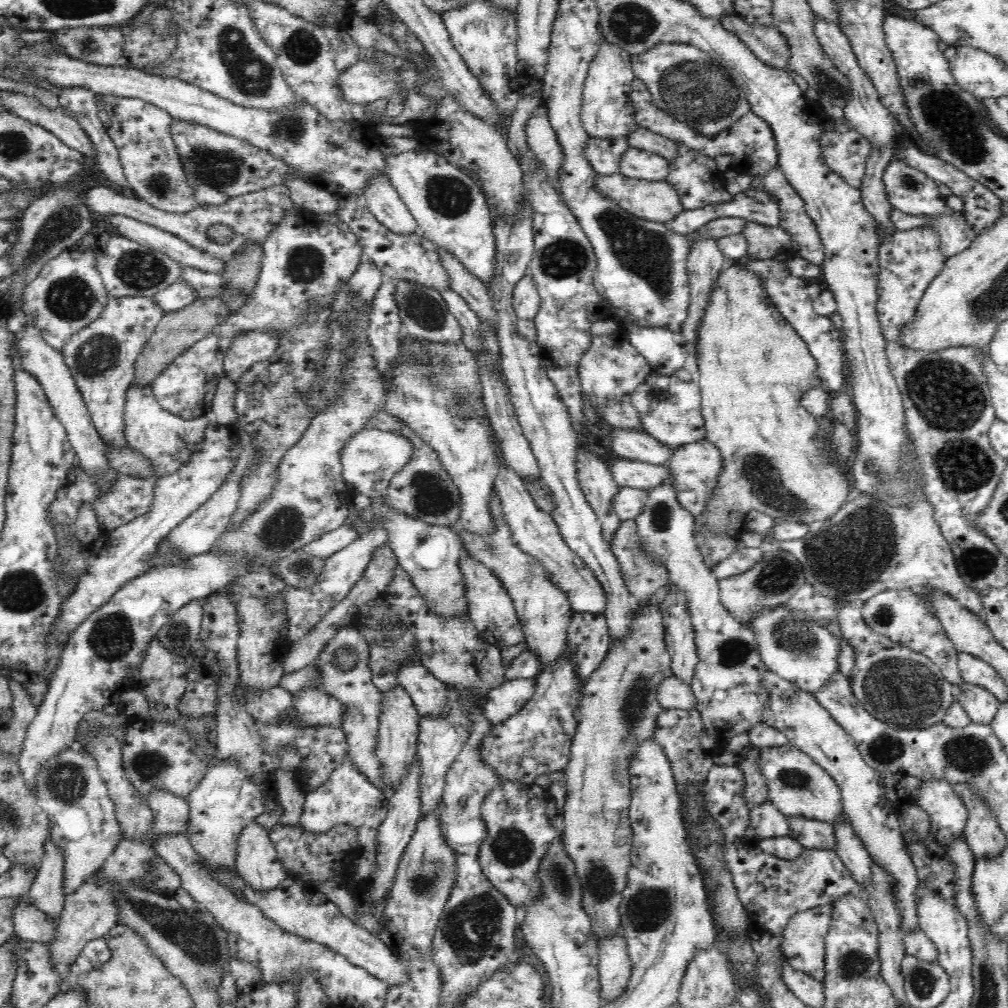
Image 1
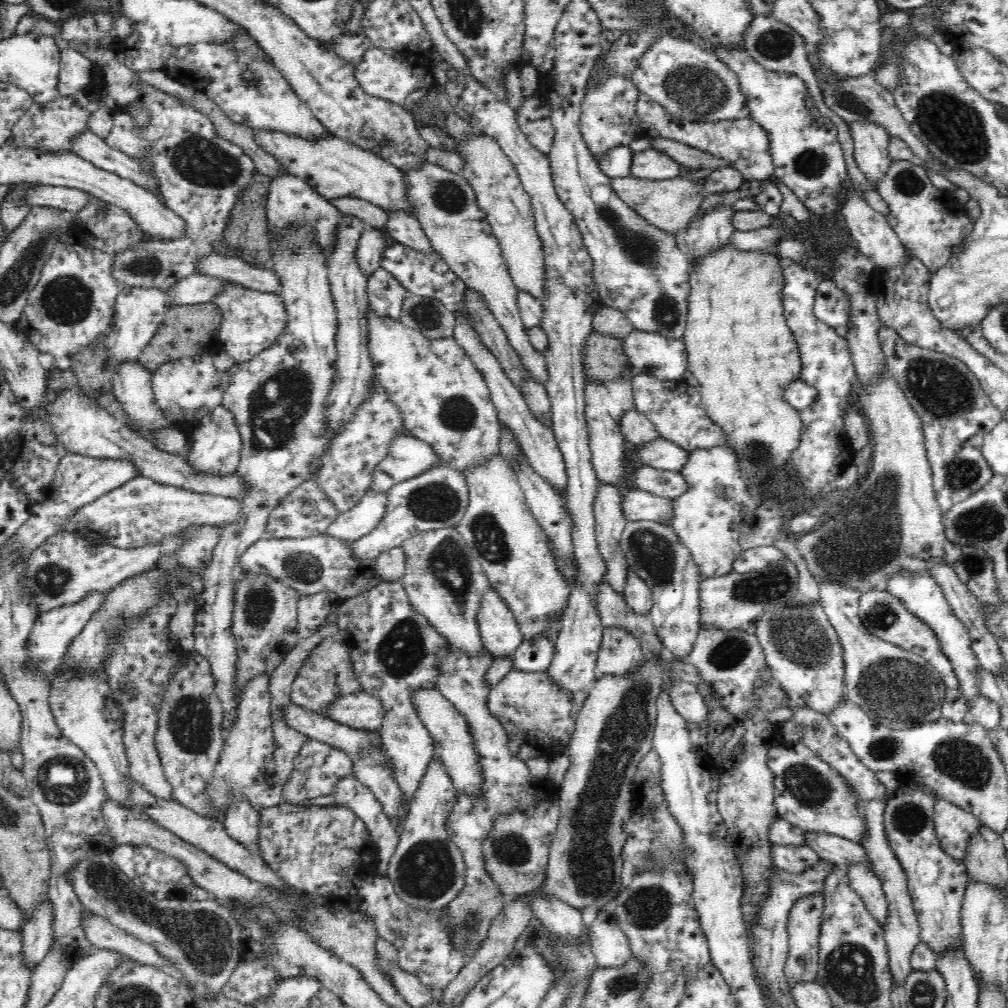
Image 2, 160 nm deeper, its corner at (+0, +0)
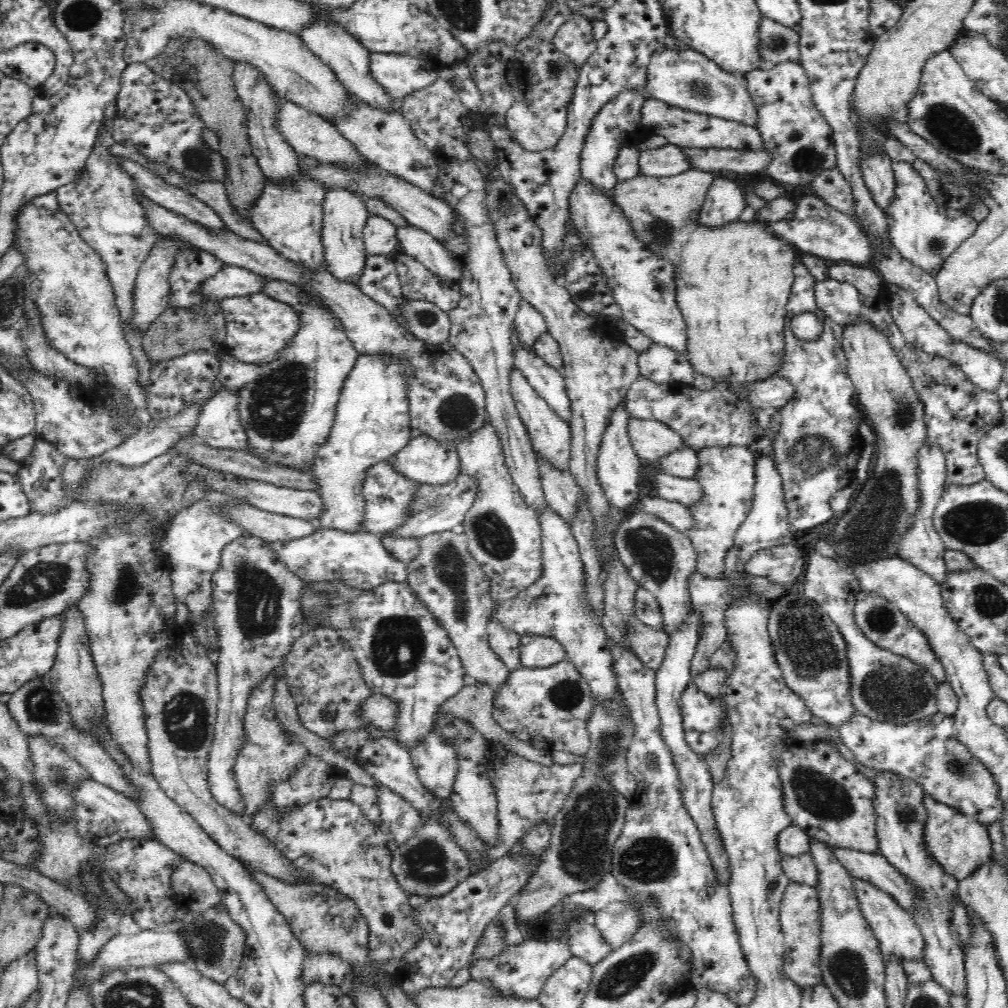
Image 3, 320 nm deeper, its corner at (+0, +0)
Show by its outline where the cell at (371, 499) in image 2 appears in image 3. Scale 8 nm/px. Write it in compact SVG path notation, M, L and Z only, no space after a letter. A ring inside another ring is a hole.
M392 457L381 460L365 470L366 478L362 486L362 494L365 498L362 531L378 535L392 532L394 528L400 528L410 516L410 504L414 500L414 492L419 488L419 484L398 473L390 463L391 460Z

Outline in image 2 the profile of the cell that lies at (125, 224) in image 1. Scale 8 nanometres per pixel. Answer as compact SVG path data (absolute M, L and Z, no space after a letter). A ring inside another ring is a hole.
M215 253L202 258L200 261L198 274L228 280L233 284L260 292L280 294L281 283L279 277L271 267L266 269L254 268L242 258Z

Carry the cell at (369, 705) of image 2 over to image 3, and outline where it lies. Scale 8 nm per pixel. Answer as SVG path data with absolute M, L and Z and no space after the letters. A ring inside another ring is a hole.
M372 694L361 709L361 718L369 729L395 730L397 726L398 703L382 694Z

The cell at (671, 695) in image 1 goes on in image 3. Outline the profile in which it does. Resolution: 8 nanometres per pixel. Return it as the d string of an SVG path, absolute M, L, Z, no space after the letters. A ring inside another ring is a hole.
M688 685L682 694L681 714L688 747L706 762L709 755L722 747L722 731L729 725L727 704Z

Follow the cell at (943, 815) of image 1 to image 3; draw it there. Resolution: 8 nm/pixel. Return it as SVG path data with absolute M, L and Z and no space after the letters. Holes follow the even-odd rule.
M928 794L924 795L923 803L928 816L923 834L927 853L950 876L959 881L964 880L972 872L976 872L982 864L990 861L992 841L986 825L966 817L960 809L938 802Z

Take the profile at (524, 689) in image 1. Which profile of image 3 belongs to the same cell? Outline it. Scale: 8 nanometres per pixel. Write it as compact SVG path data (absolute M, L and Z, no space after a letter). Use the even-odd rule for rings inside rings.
M566 658L546 668L510 671L507 684L496 693L493 718L505 731L532 746L572 753L584 757L591 746L587 725L594 715L597 701L591 696L588 682L575 664Z

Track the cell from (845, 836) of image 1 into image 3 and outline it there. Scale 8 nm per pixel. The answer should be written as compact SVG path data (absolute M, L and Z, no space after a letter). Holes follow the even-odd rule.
M856 879L853 881L853 887L855 888L862 916L878 939L884 963L890 963L894 959L902 964L907 961L923 960L926 939L924 939L920 927L916 925L914 917L903 908L900 908L900 905L890 894L876 888L869 882Z

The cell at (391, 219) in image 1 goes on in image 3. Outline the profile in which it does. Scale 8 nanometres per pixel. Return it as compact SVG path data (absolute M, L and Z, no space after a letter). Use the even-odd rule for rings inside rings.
M409 225L397 228L398 251L418 260L435 276L448 282L459 283L463 266L457 264L445 246L420 228Z

